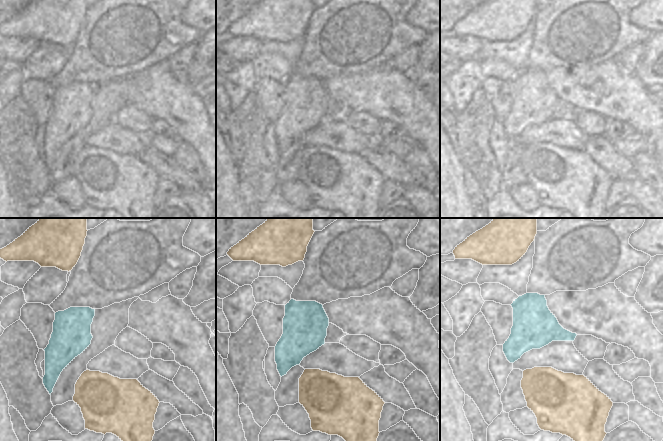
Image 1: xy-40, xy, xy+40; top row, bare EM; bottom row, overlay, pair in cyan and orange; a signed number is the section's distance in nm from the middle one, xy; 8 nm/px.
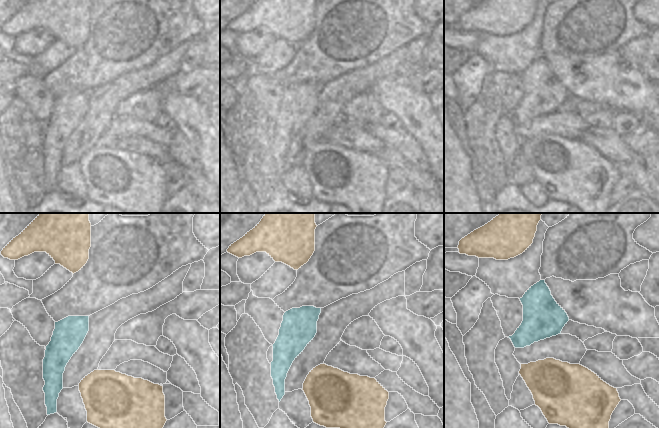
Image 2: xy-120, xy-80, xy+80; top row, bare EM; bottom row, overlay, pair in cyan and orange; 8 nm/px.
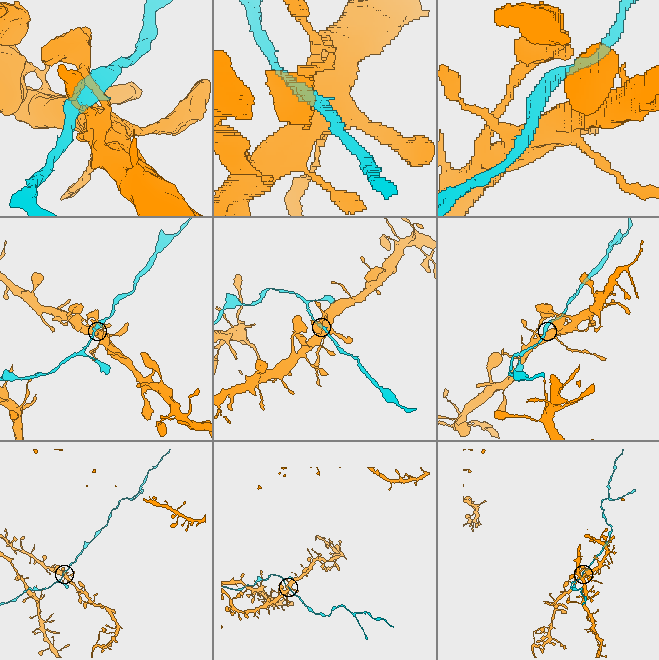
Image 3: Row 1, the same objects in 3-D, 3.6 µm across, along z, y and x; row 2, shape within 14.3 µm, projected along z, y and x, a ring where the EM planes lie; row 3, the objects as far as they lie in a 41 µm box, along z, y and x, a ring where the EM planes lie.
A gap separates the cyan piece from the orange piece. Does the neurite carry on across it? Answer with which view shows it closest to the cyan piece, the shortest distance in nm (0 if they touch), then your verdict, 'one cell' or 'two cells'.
nearest in xy; 70 nm apart; one cell

